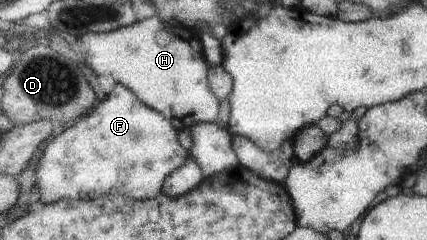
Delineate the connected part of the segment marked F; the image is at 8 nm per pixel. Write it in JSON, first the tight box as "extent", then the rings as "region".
{"extent":[36,83,191,204],"region":[[[118,83],[107,99],[74,126],[54,137],[42,150],[37,158],[36,188],[44,204],[64,198],[86,200],[90,198],[90,194],[102,196],[116,192],[132,196],[136,200],[150,200],[162,192],[164,180],[186,165],[190,157],[191,151],[180,142],[178,130],[170,125],[168,119],[146,106],[132,90]]]}

